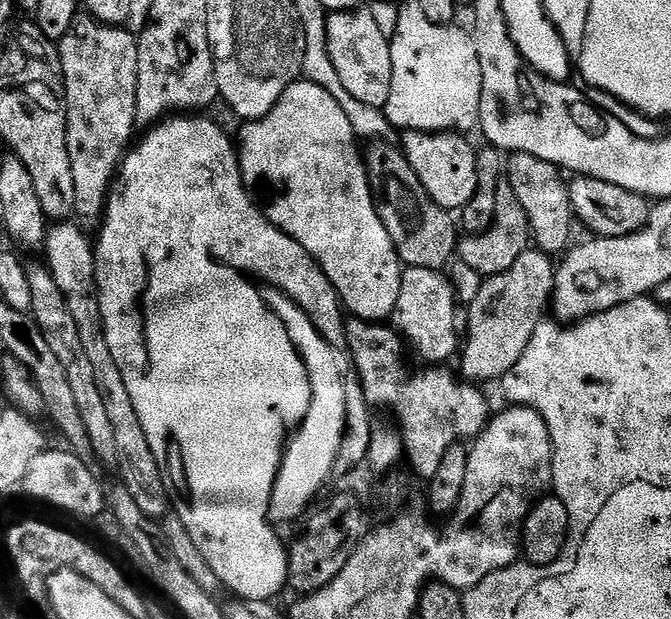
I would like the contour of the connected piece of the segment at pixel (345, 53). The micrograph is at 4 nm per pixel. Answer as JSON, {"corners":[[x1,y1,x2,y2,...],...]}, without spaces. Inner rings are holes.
{"corners":[[364,6,353,11,333,12,327,17,327,22,326,38,330,62,334,62,340,84,350,90,352,99,383,110,390,98,394,74,391,39,382,34,374,14]]}

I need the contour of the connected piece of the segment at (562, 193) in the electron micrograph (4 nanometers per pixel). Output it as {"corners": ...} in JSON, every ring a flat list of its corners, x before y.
{"corners":[[517,152,507,157,506,183,514,190,518,202,522,202,522,210,526,210,535,247,549,254,557,254,556,252,560,251,563,253,573,243,572,224,574,225,565,173,555,164,542,158,534,158,534,154]]}

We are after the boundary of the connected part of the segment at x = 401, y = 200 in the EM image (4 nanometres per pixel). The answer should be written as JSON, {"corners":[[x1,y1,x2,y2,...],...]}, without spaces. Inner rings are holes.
{"corners":[[376,142,367,149,368,181,376,209,400,255,401,265,409,268,435,268,444,270,458,252,458,224,452,221,453,213,438,206,430,194,418,182,414,166,404,157,403,147,392,142],[452,256,452,257,451,257],[449,259,449,260,448,260]]}

